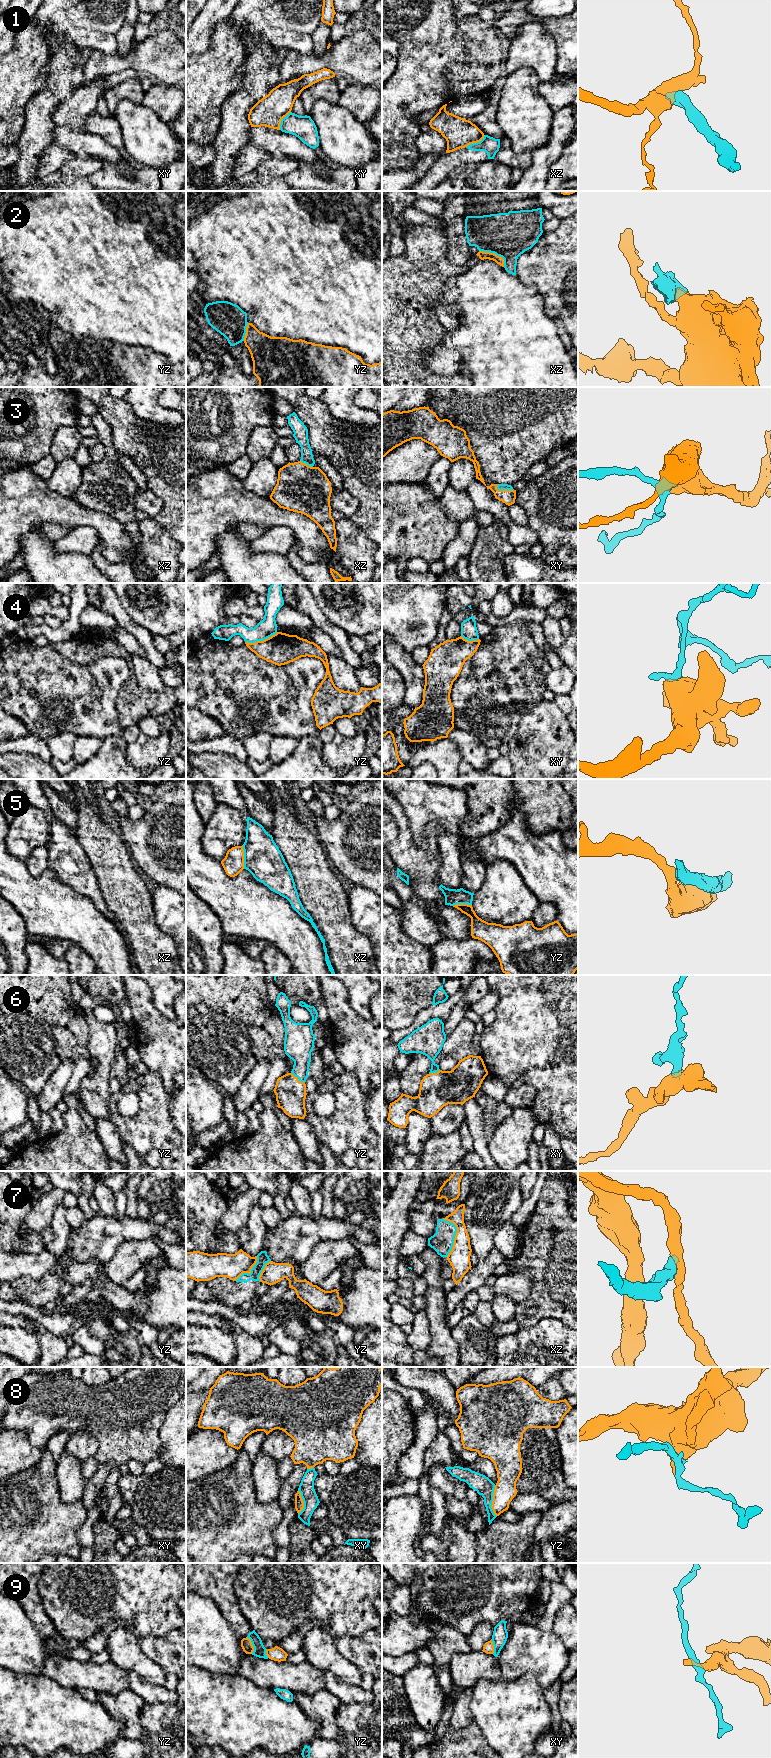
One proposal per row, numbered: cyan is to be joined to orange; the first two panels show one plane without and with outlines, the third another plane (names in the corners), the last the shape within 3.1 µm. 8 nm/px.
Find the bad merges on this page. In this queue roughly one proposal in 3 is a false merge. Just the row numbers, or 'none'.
1, 2, 4, 5, 7, 8, 9

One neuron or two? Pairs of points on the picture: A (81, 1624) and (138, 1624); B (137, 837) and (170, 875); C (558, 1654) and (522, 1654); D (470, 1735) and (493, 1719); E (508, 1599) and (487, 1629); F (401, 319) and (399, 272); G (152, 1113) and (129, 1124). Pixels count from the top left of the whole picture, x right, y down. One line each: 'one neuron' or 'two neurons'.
A: one neuron
B: one neuron
C: one neuron
D: two neurons
E: two neurons
F: one neuron
G: one neuron

